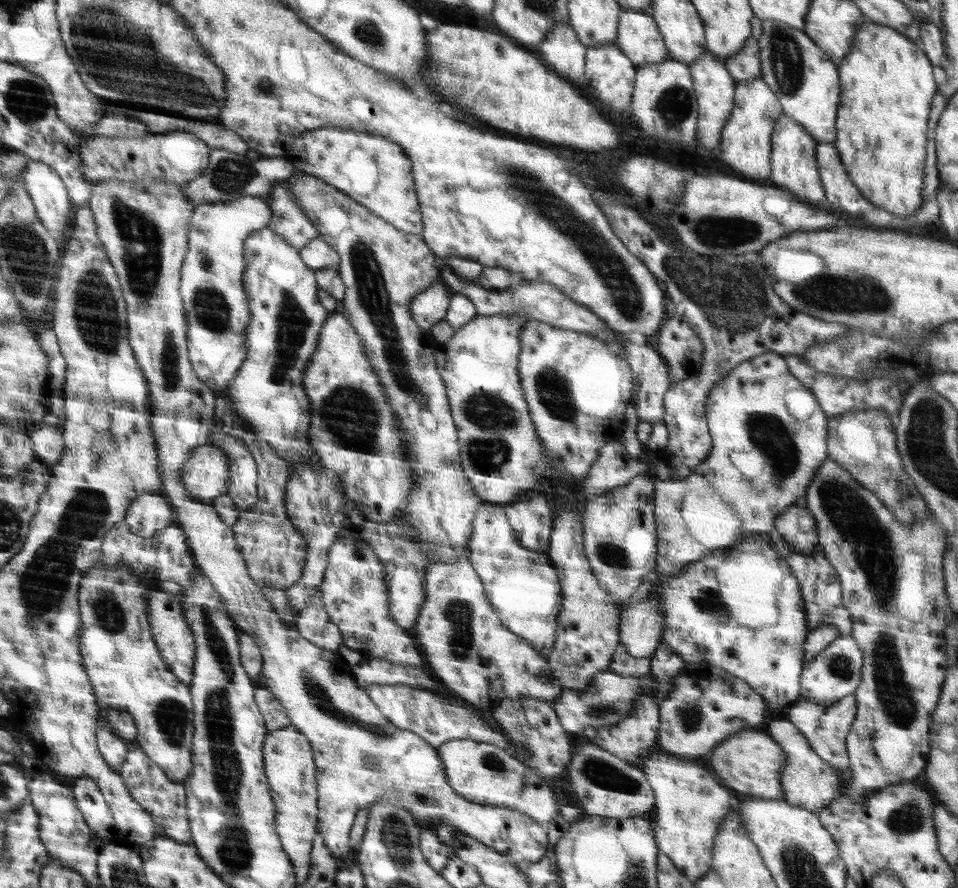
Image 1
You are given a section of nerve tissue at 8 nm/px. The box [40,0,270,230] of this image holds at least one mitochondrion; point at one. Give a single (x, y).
(100, 53)

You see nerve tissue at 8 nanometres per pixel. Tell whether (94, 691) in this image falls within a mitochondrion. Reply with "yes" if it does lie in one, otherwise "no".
no

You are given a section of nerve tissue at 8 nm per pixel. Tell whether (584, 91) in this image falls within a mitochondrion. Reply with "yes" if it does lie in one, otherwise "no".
no

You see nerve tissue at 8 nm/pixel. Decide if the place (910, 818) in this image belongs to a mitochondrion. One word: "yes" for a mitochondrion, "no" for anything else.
yes

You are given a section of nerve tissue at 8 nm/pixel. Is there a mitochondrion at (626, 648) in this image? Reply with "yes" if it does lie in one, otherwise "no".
no

